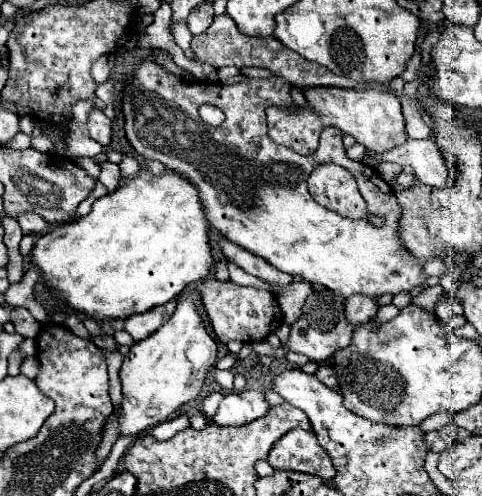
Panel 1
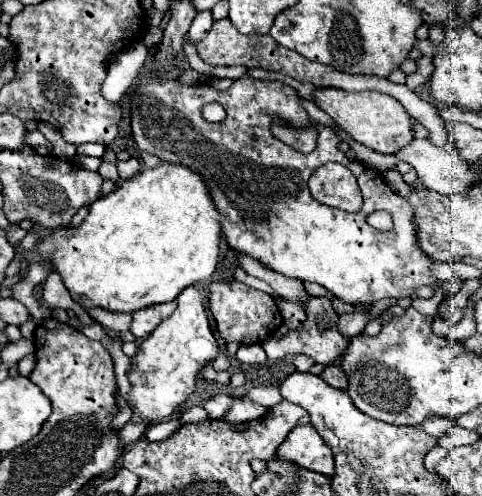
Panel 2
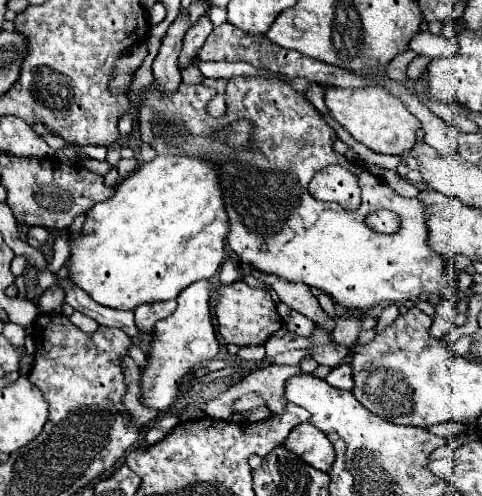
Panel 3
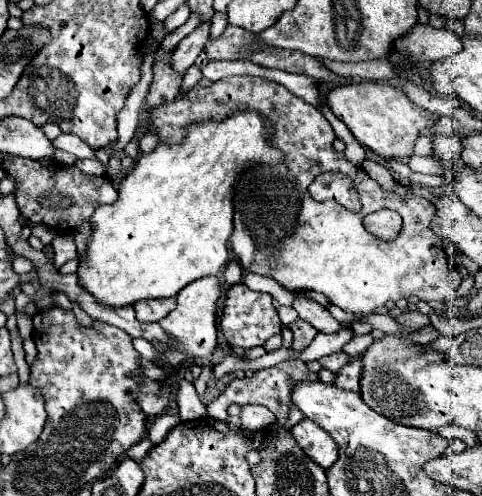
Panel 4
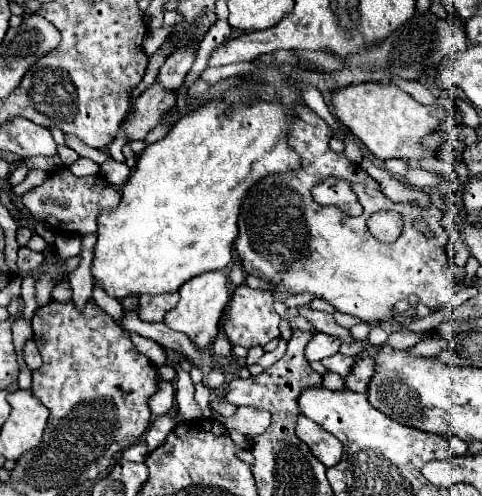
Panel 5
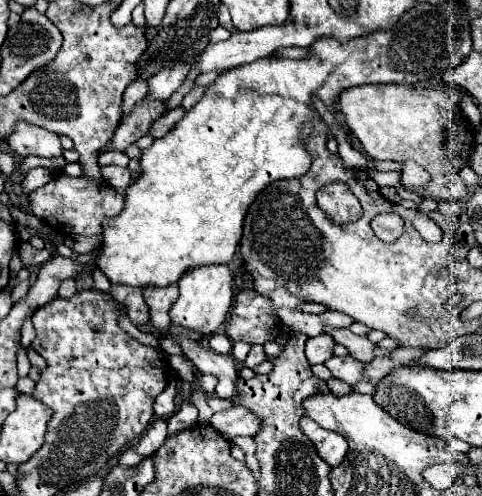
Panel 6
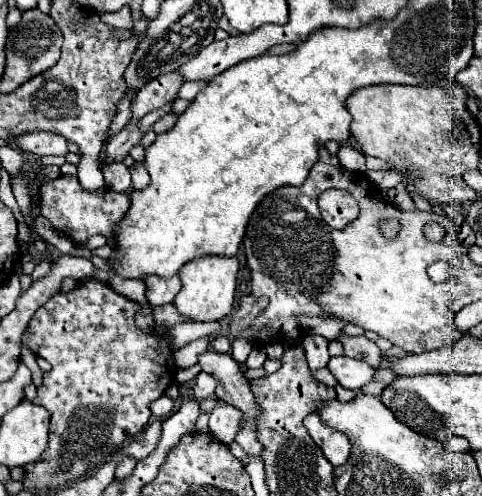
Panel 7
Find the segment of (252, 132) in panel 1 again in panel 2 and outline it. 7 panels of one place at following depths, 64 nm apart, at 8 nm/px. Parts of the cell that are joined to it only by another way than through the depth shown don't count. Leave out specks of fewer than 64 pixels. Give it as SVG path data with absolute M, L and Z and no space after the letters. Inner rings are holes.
M156 74L138 84L138 88L132 92L130 106L132 106L132 132L140 150L150 152L160 160L178 162L196 168L204 176L206 184L210 186L214 204L222 214L220 218L222 234L232 250L252 256L254 260L260 260L260 264L264 264L266 268L272 268L288 278L296 278L302 282L316 282L348 304L368 306L382 298L412 296L418 290L418 286L438 286L438 278L430 270L434 260L418 248L418 236L416 236L418 228L414 222L412 204L408 204L406 198L394 194L376 170L370 170L364 164L346 158L346 154L338 150L340 144L338 134L330 126L318 124L308 116L308 112L300 104L298 92L292 86L284 82L256 80L246 74L234 80L226 92L218 92L208 84L184 86L178 80L164 80L158 78ZM208 102L220 102L226 110L226 120L218 124L206 122L202 118L202 106ZM274 118L280 118L286 126L292 128L314 126L318 132L316 148L310 154L304 154L276 140L272 136ZM326 162L344 164L358 178L358 186L364 198L364 206L360 212L344 212L340 208L324 206L312 198L308 190L308 180L312 172ZM374 210L388 210L394 216L394 230L380 232L374 230L370 224L360 226L360 222L366 222L366 216Z

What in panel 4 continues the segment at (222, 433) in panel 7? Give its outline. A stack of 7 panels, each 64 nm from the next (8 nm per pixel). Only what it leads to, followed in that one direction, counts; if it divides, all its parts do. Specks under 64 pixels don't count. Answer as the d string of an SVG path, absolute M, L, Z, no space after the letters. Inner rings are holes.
M242 406L240 412L240 430L262 432L276 422L274 414L264 406Z

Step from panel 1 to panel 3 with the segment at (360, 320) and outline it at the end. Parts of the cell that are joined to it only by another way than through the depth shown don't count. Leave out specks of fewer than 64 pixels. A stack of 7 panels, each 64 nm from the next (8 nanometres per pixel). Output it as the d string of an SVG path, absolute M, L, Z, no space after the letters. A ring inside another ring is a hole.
M336 318L336 328L330 336L330 342L334 346L340 346L340 344L346 344L346 346L352 346L354 340L358 338L360 334L360 322L354 320L354 318Z

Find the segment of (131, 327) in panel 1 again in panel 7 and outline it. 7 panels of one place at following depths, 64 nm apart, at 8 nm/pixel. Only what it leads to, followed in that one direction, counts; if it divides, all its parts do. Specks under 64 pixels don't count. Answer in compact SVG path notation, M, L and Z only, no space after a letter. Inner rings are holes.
M146 276L144 278L146 284L146 298L150 304L168 304L174 302L176 294L182 288L180 276L170 276L170 278L162 278L162 276Z

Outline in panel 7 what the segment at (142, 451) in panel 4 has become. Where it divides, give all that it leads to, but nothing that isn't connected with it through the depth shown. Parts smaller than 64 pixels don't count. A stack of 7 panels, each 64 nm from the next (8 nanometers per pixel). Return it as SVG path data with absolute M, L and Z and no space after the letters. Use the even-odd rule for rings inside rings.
M126 458L122 464L118 464L118 468L116 468L116 480L126 480L132 474L134 466L136 466L136 460L132 460L132 458Z

